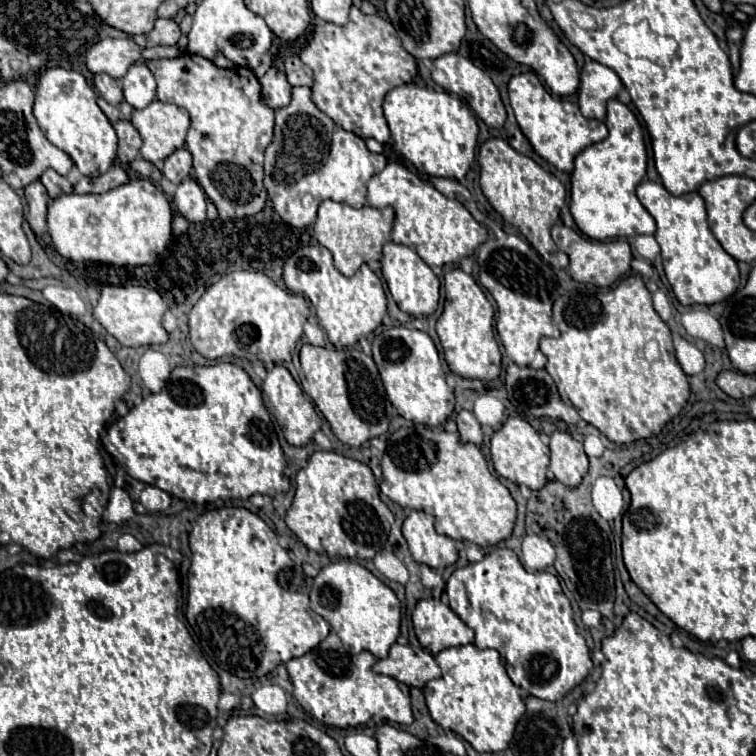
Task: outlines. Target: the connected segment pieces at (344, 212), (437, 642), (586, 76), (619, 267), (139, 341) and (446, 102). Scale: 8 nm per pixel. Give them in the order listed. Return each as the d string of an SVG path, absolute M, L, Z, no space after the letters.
M322 201L318 207L318 217L314 223L314 235L320 245L324 245L334 255L336 269L352 277L354 271L362 263L368 263L372 259L382 259L382 247L390 241L388 237L388 221L384 219L384 213L380 209L374 209L370 205L364 205L362 209L354 209L336 201Z
M438 599L418 601L412 613L412 623L420 645L432 655L474 641L474 631L470 631L470 627Z
M586 59L582 67L582 83L578 91L578 105L588 119L604 119L606 103L622 89L620 77L606 65Z
M556 223L552 227L552 239L570 257L568 273L576 281L592 283L592 285L598 285L598 287L610 287L624 273L630 271L632 251L630 251L630 245L626 241L592 241L592 239L586 239L586 237L574 233L574 229L570 229L562 223Z
M106 285L102 289L100 301L94 307L94 319L100 321L100 325L114 335L124 347L142 347L142 345L160 345L168 341L168 333L162 327L162 315L166 313L168 305L162 301L158 291L148 287L114 287Z
M415 82L398 85L386 95L384 101L384 115L390 125L392 133L392 147L410 161L418 171L432 175L432 177L446 177L446 179L464 179L468 169L476 157L476 139L478 139L478 125L474 115L470 113L464 99L452 95L445 90L436 90L427 86L420 86Z

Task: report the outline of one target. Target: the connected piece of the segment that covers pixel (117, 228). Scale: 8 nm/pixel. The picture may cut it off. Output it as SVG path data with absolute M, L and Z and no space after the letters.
M132 179L130 183L106 191L102 195L78 195L68 193L52 199L48 203L48 233L56 251L70 261L100 261L108 265L148 265L156 261L156 255L164 251L170 241L170 221L172 209L168 199L160 189L156 189L148 179Z

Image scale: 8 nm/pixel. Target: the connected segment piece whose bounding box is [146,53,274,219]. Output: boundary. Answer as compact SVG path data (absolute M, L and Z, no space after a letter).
M180 55L176 59L154 59L146 63L158 83L158 99L164 103L178 105L190 113L190 131L186 137L186 149L194 159L194 173L200 187L206 191L210 201L216 205L218 215L222 219L240 219L248 215L256 215L264 209L268 199L266 189L262 185L264 179L264 149L270 145L274 131L274 111L262 103L260 83L256 75L246 67L220 69L212 61L202 59L202 55Z

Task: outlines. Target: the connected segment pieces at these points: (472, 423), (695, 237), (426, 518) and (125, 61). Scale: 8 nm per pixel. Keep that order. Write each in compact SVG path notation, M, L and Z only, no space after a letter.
M460 411L456 415L456 423L458 423L458 433L460 433L460 441L462 443L482 443L482 429L480 423L476 421L476 417L470 411Z
M642 181L638 185L638 199L648 209L648 213L656 219L656 241L662 249L662 261L666 277L672 285L676 299L682 305L696 305L696 303L720 303L730 297L740 285L738 262L730 257L706 221L706 207L700 193L686 193L674 197L666 191L664 185L654 181Z
M412 511L402 523L402 535L408 541L410 553L418 563L432 569L444 569L454 565L458 549L446 535L438 535L434 529L434 517L424 511Z
M108 37L92 45L86 65L92 73L108 73L114 79L126 75L128 67L142 61L142 49L130 37Z

